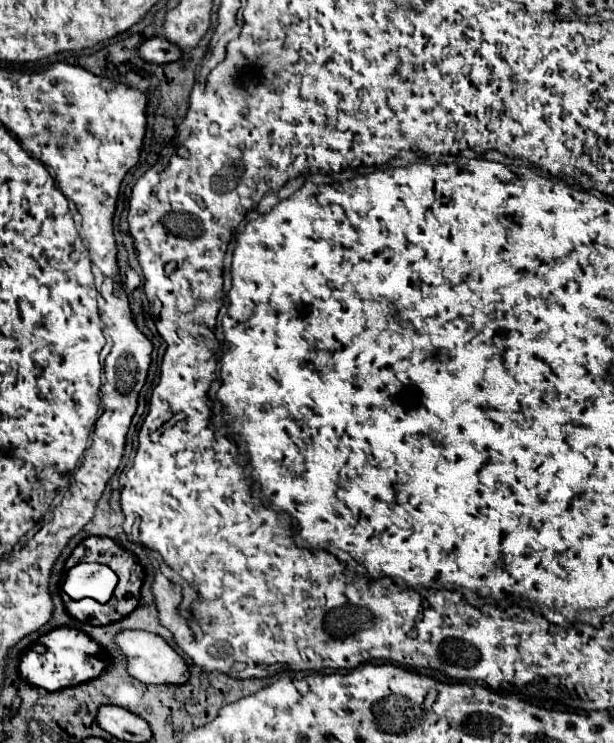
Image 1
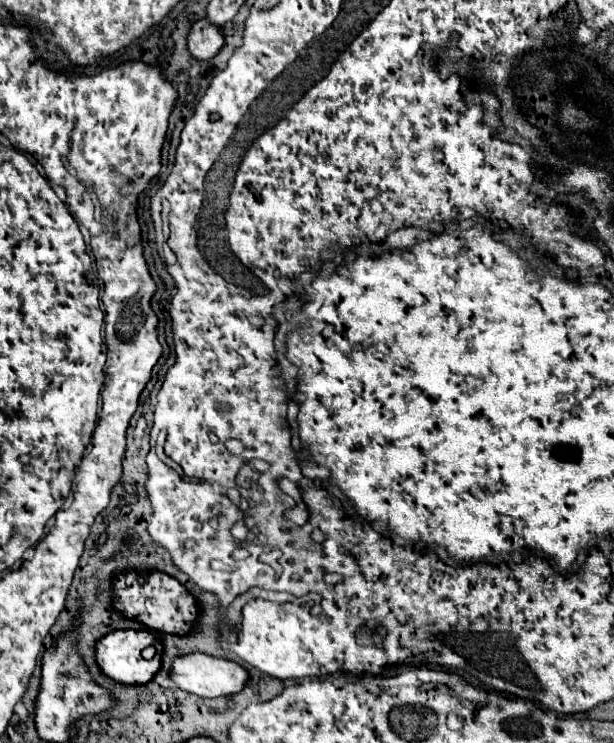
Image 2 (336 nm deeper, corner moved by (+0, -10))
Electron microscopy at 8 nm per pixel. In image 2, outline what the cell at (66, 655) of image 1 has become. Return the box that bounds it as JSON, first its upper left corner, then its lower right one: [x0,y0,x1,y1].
[96,630,162,686]

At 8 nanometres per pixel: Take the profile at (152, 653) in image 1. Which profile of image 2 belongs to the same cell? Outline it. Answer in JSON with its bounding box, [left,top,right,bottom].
[168,654,248,698]

